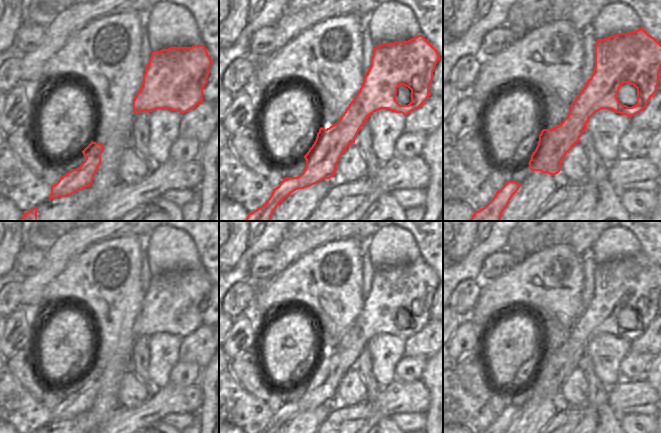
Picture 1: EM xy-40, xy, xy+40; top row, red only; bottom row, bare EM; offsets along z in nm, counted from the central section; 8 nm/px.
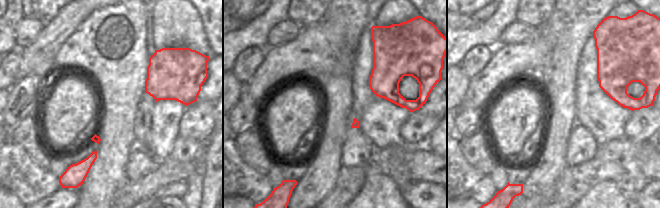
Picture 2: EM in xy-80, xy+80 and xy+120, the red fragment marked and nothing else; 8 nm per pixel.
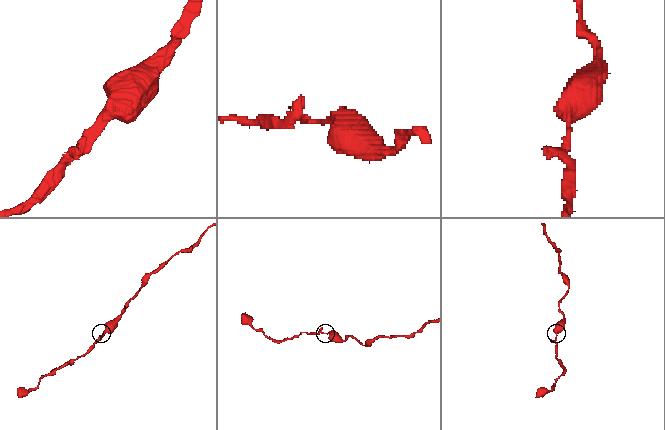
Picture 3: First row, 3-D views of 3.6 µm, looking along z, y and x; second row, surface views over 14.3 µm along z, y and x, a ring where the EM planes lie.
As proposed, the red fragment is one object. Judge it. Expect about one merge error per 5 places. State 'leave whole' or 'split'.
leave whole

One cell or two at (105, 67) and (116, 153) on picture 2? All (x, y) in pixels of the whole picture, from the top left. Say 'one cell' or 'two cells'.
one cell

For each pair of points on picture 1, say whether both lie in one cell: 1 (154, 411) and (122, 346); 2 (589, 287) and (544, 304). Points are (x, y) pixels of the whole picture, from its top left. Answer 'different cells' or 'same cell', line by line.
1: different cells
2: different cells

